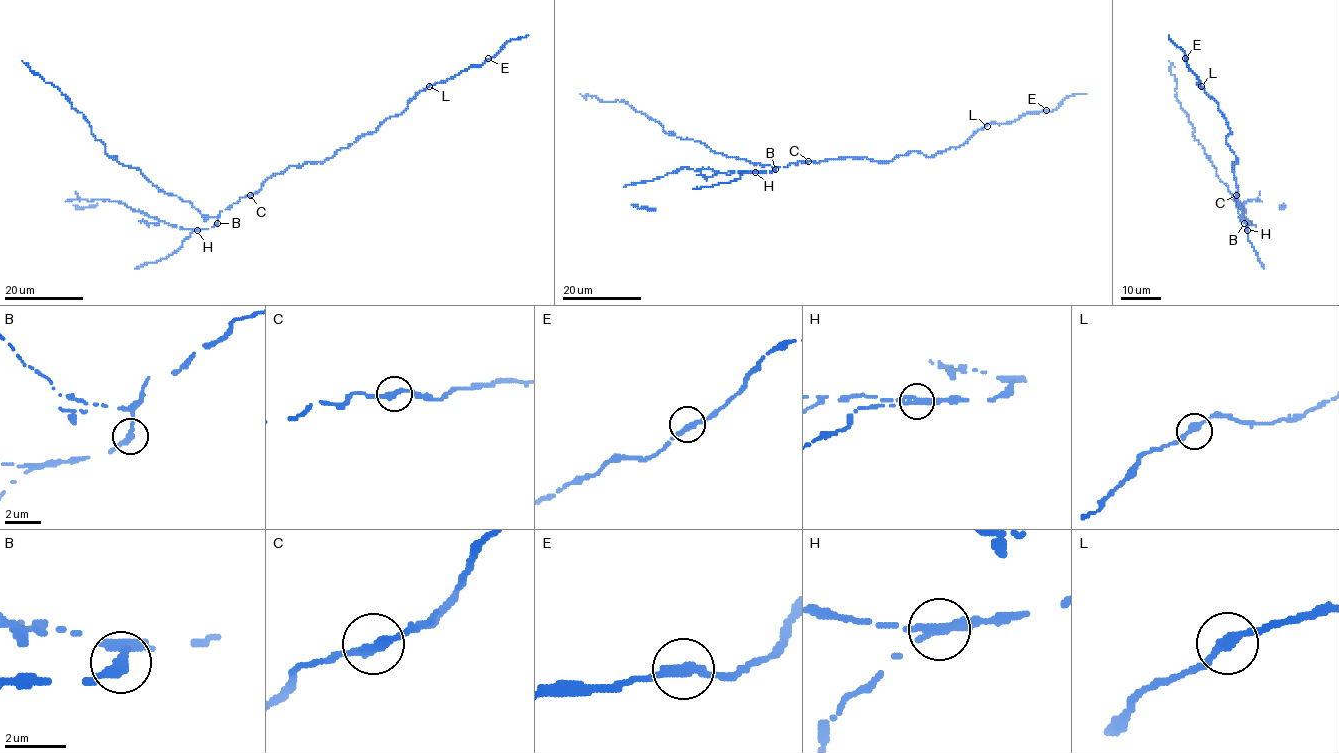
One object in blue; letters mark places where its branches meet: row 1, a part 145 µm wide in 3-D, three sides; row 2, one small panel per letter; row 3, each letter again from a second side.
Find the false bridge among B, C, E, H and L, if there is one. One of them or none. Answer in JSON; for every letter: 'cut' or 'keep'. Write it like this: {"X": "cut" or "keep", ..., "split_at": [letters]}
{"B": "keep", "C": "keep", "E": "keep", "H": "cut", "L": "keep", "split_at": ["H"]}

